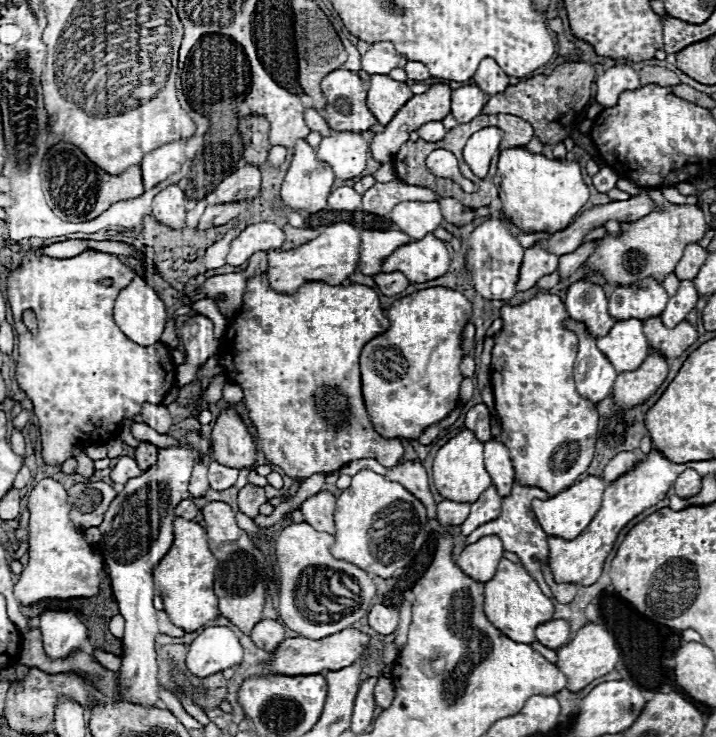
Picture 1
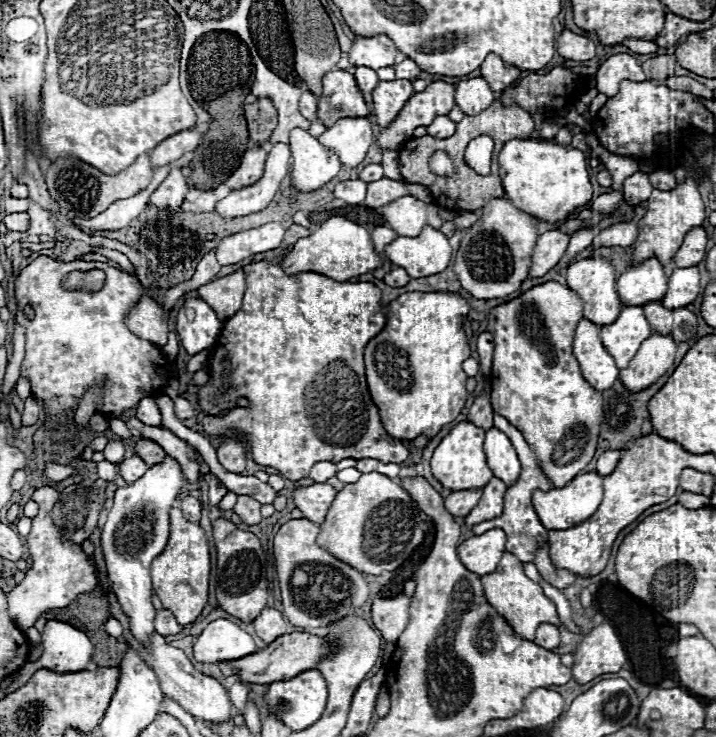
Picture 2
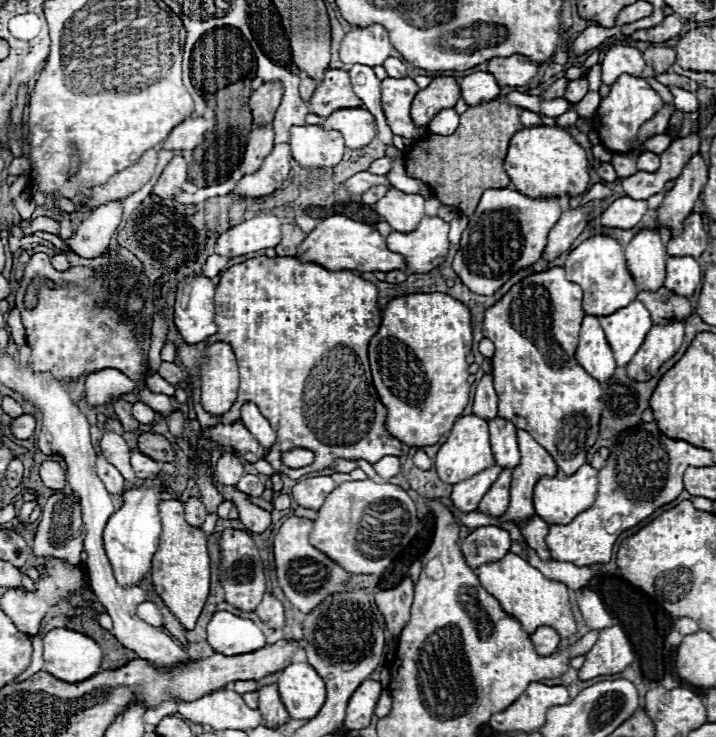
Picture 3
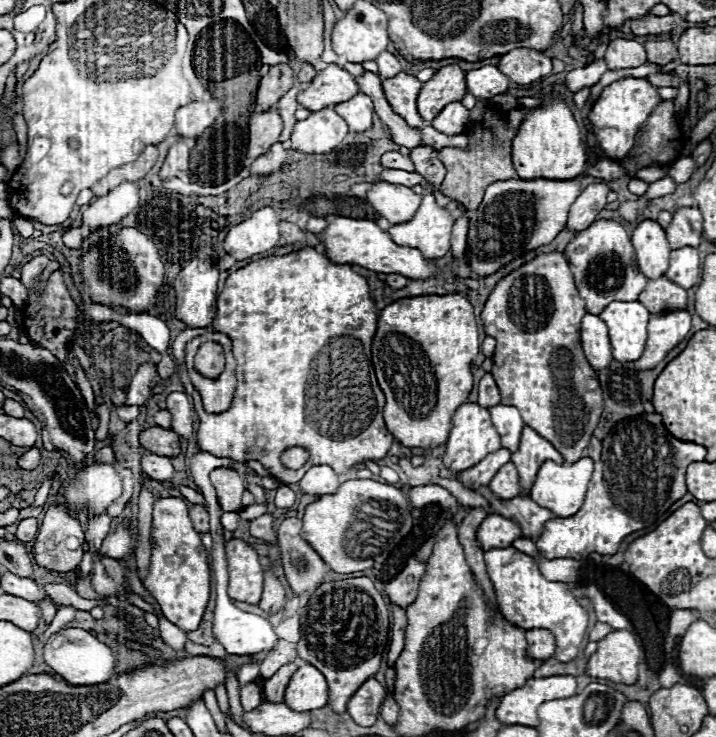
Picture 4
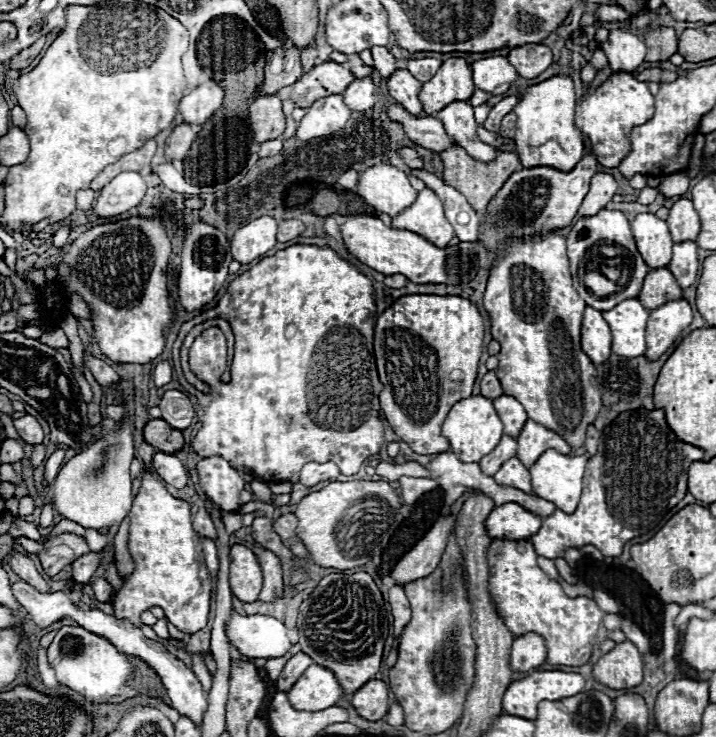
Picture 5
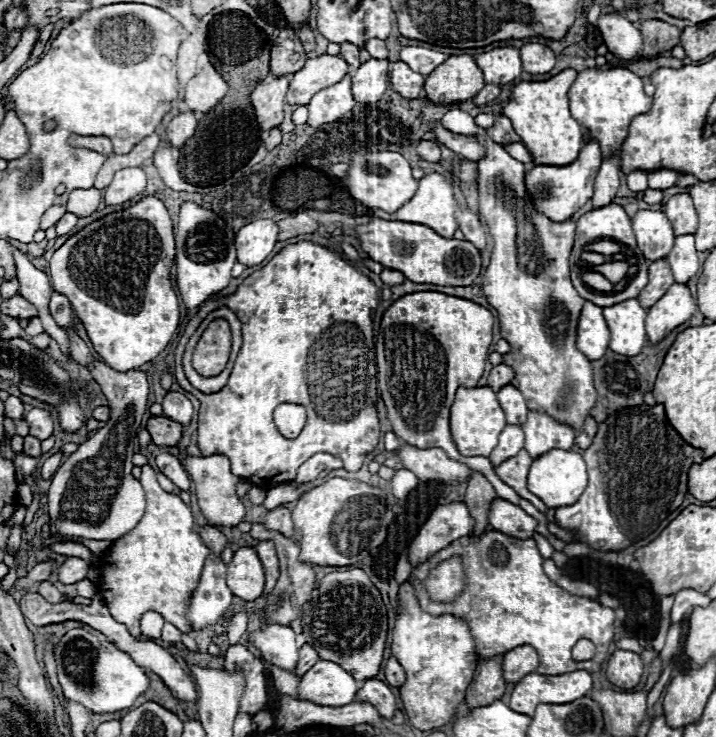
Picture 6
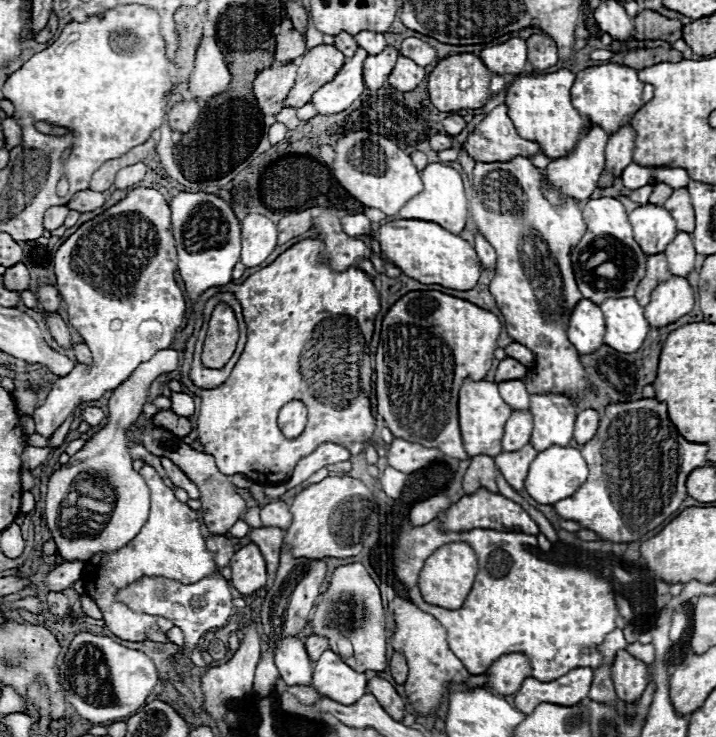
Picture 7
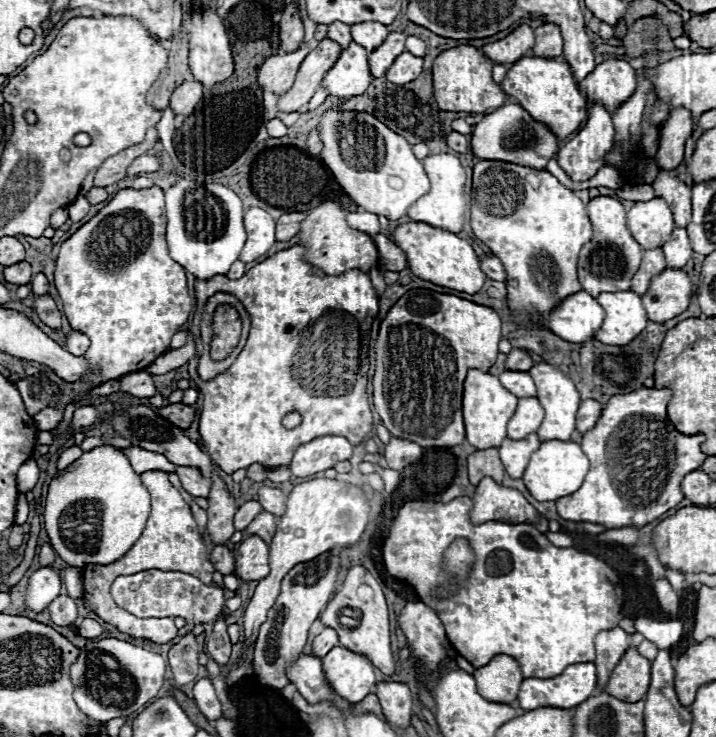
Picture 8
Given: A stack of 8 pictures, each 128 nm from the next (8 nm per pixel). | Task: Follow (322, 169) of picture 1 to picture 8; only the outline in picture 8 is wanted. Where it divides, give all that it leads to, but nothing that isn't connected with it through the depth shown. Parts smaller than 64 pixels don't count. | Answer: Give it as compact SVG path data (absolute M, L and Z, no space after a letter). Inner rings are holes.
M350 42L350 46L340 52L338 62L326 72L322 84L330 96L352 98L364 94L372 80L374 78L368 68L368 50L356 42Z

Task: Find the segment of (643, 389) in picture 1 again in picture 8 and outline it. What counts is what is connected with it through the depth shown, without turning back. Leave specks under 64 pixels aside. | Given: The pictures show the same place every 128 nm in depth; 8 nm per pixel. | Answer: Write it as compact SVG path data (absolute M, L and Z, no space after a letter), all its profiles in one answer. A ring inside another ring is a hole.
M666 268L662 274L650 280L646 294L642 294L642 304L648 318L654 322L666 322L682 314L692 296L692 282L686 272Z

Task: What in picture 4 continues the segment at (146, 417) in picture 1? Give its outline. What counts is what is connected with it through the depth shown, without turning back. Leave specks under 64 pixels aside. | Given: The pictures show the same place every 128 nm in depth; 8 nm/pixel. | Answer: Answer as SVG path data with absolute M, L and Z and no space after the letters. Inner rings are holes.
M118 406L118 408L116 408L116 414L118 414L120 420L124 420L124 422L132 422L132 420L136 420L138 412L140 412L138 406Z

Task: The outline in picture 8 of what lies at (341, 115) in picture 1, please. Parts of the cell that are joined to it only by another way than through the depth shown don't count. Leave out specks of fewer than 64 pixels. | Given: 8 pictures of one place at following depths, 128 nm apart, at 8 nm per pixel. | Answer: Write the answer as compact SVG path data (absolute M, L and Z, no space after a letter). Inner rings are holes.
M324 38L316 50L312 50L306 60L302 62L296 82L290 90L286 90L286 94L278 96L278 110L280 112L290 112L290 110L300 110L302 106L306 106L310 102L310 98L314 96L316 88L320 86L324 74L334 66L334 62L338 60L342 52L342 46L338 46L336 42Z

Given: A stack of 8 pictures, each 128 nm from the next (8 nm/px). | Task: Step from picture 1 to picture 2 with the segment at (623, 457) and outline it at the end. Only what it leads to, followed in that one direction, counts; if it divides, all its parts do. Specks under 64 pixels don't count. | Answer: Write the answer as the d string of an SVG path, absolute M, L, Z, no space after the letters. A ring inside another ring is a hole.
M608 450L606 454L602 454L602 456L598 458L598 462L596 462L596 470L598 470L598 474L600 474L600 476L610 474L610 472L614 470L618 458L620 458L620 452L618 452L618 450Z

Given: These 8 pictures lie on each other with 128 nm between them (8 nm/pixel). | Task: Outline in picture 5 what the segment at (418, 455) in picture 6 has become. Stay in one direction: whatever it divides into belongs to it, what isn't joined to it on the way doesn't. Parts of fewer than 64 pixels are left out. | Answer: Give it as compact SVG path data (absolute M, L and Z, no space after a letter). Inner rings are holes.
M452 452L434 454L434 458L426 464L426 470L432 474L434 480L438 480L438 484L440 484L442 490L444 490L444 502L446 507L442 509L441 514L443 516L451 514L450 507L464 492L472 492L472 490L482 490L484 494L488 494L488 496L494 500L496 506L502 506L502 504L506 504L506 502L518 502L520 506L524 506L526 510L530 510L530 512L534 512L534 514L538 514L538 516L542 516L542 518L550 516L550 514L556 510L556 506L554 506L552 502L546 502L546 500L536 498L536 496L528 496L528 494L524 494L524 492L520 492L520 490L516 490L516 488L510 488L510 486L500 486L500 484L496 484L492 476L482 474L478 462L466 464L466 462L458 460Z

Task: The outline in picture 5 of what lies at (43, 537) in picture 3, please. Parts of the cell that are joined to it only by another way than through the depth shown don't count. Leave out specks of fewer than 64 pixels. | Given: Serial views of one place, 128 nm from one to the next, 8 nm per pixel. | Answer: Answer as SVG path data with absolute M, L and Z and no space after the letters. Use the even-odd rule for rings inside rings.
M60 534L56 538L50 538L44 542L44 552L38 556L42 570L48 576L56 576L64 566L74 562L74 558L80 558L82 554L88 554L90 548L84 538L76 534Z

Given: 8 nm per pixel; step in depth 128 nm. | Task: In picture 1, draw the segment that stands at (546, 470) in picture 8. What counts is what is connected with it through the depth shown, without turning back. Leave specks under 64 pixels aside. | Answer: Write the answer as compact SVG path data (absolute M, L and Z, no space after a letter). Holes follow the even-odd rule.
M588 476L576 484L572 484L570 488L566 488L564 492L548 498L548 500L534 500L532 502L532 510L540 522L540 526L544 528L546 534L550 536L560 536L560 538L576 538L594 518L594 514L600 510L600 502L602 502L602 492L604 492L606 484L602 478L598 476Z

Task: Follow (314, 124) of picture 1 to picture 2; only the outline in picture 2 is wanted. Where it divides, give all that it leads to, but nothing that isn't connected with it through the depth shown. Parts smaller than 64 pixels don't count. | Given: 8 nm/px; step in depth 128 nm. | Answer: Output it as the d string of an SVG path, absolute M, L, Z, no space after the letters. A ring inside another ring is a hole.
M304 90L300 96L300 112L310 122L316 120L316 96L310 90Z

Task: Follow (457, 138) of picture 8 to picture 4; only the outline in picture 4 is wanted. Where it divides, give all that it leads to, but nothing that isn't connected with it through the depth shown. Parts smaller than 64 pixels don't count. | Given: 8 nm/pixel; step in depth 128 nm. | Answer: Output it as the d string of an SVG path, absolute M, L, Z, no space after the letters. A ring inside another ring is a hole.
M386 152L382 156L382 164L386 168L396 168L396 170L414 170L414 162L410 160L410 156L404 156L400 152Z

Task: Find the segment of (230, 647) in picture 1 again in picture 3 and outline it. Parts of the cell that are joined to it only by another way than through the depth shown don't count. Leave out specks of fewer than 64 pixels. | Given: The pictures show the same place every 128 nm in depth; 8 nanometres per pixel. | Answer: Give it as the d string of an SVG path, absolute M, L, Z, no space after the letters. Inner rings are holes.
M220 610L214 614L214 618L208 624L208 642L210 646L226 656L238 656L238 654L250 654L254 650L260 650L266 646L266 636L260 630L260 626L256 626L252 620L246 618L236 618L234 614Z

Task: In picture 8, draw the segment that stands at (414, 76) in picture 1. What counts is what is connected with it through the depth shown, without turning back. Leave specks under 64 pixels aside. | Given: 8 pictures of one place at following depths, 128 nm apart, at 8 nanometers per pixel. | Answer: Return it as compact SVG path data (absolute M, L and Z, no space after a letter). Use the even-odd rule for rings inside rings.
M360 22L352 26L352 40L366 50L376 50L388 36L388 28L380 22Z

